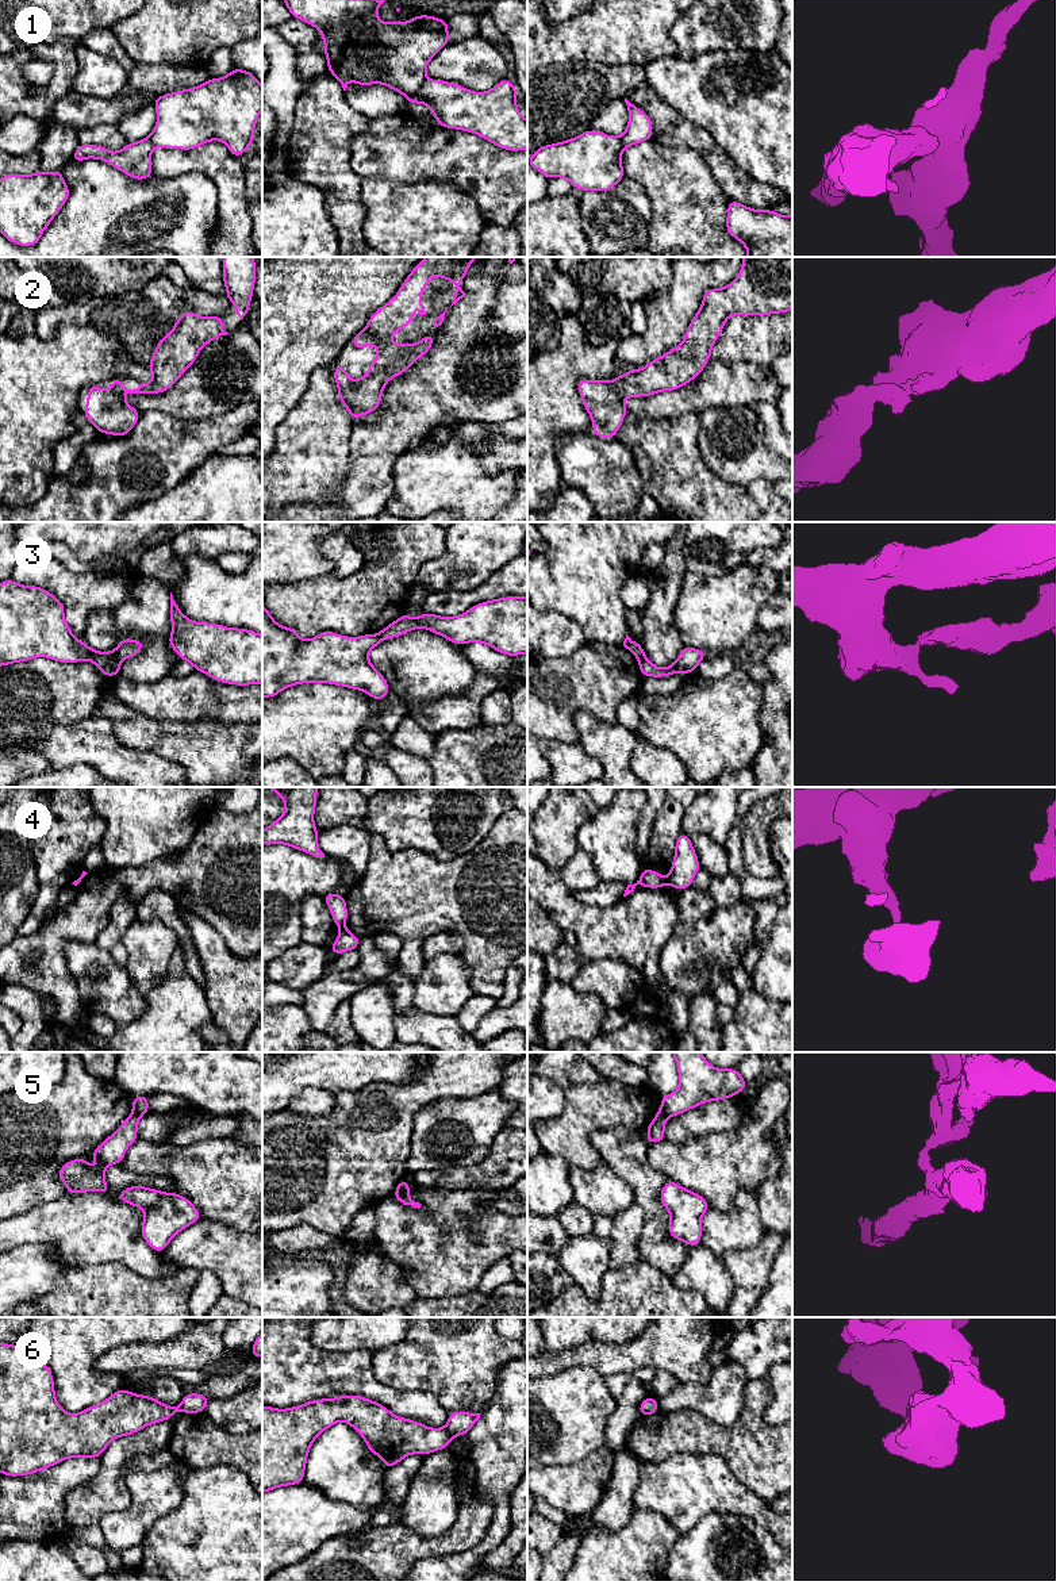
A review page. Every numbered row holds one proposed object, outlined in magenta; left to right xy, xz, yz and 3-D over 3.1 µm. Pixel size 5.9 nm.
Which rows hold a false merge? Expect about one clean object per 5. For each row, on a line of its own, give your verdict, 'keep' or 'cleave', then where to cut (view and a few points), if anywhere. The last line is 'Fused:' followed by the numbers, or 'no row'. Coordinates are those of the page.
1: cleave; cut in xz along (426, 79), (407, 98)
2: keep; no cut
3: cleave; cut in xy along (111, 652), (119, 662)
4: cleave; cut in xz along (344, 925), (340, 929)
5: cleave; cut in xz along (407, 1189), (395, 1192)
6: cleave; cut in xz along (444, 1428), (452, 1435)
Fused: 1, 3, 4, 5, 6

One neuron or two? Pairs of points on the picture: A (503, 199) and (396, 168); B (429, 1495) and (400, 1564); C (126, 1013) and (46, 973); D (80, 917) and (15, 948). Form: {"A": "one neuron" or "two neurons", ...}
{"A": "one neuron", "B": "two neurons", "C": "two neurons", "D": "one neuron"}

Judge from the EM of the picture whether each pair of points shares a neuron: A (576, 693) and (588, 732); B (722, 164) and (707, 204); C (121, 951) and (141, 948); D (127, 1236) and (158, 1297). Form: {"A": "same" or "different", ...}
{"A": "different", "B": "different", "C": "different", "D": "different"}

